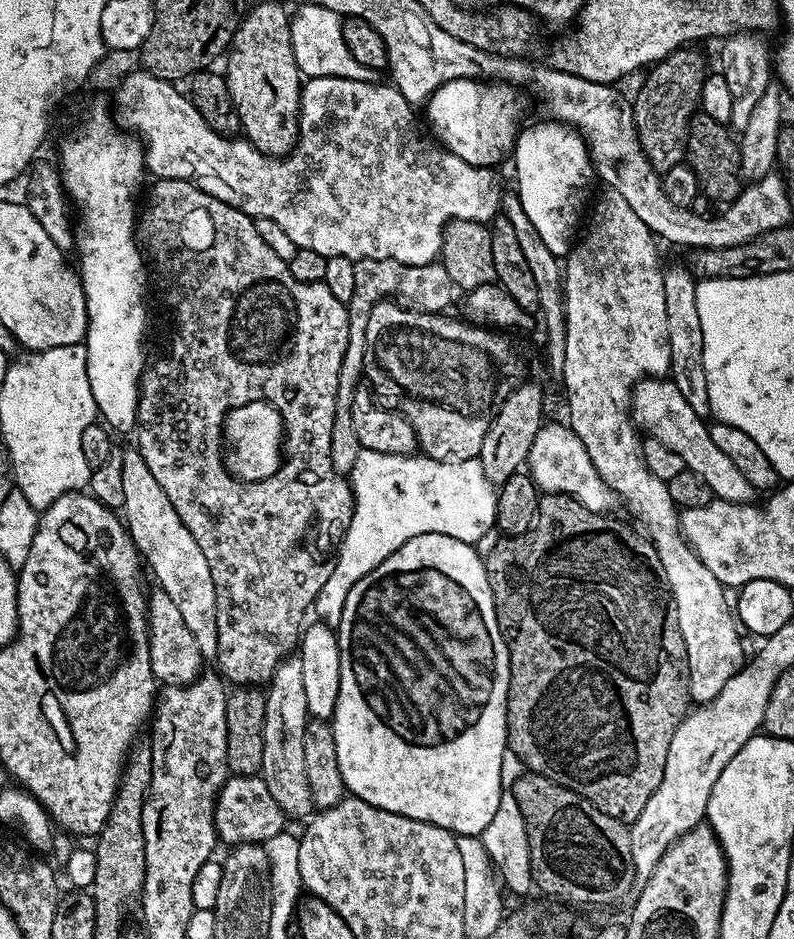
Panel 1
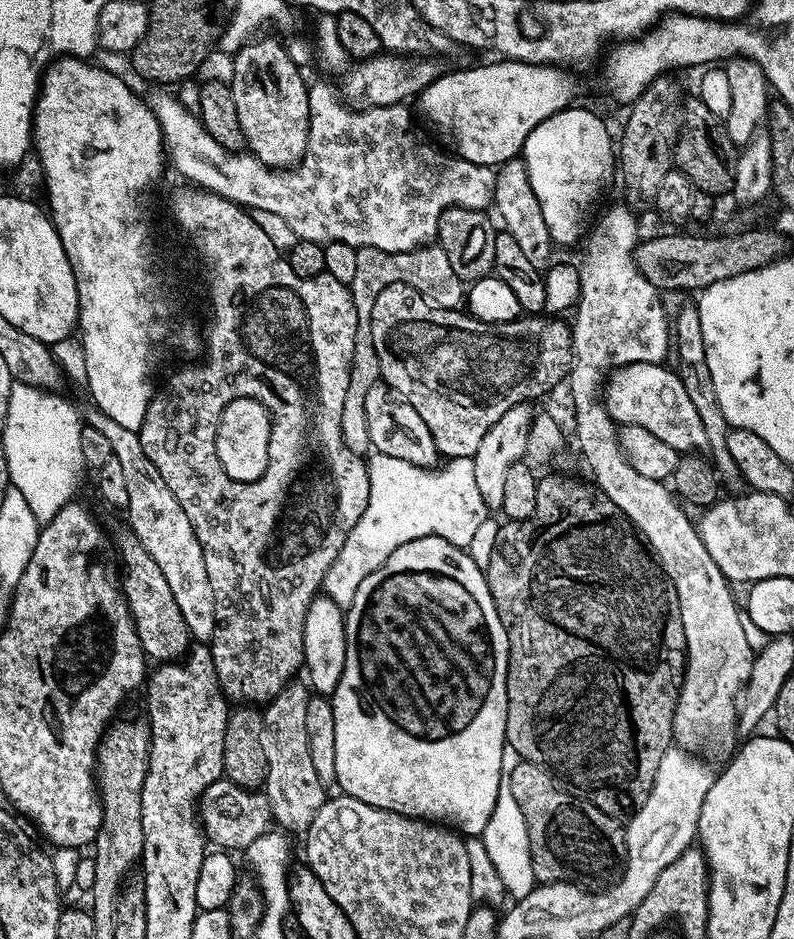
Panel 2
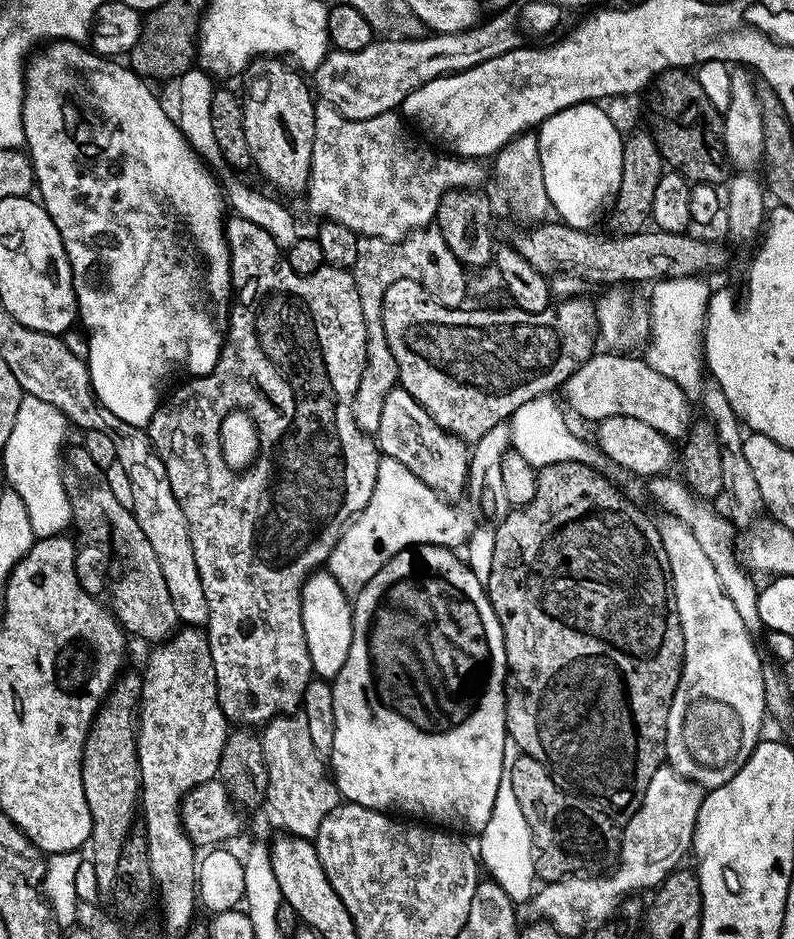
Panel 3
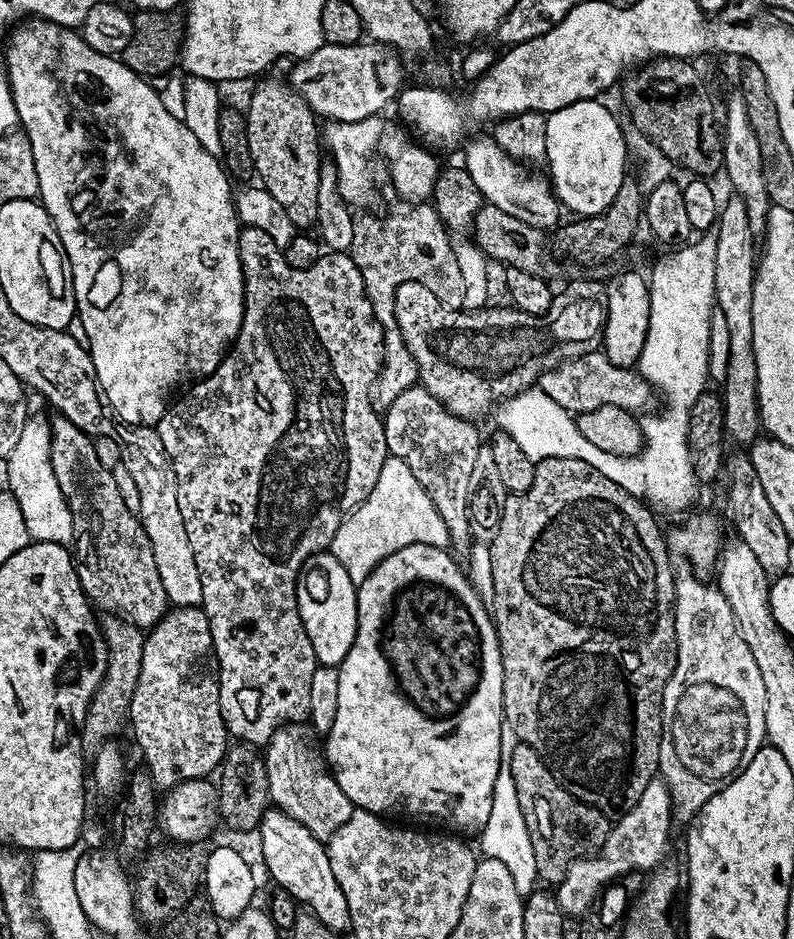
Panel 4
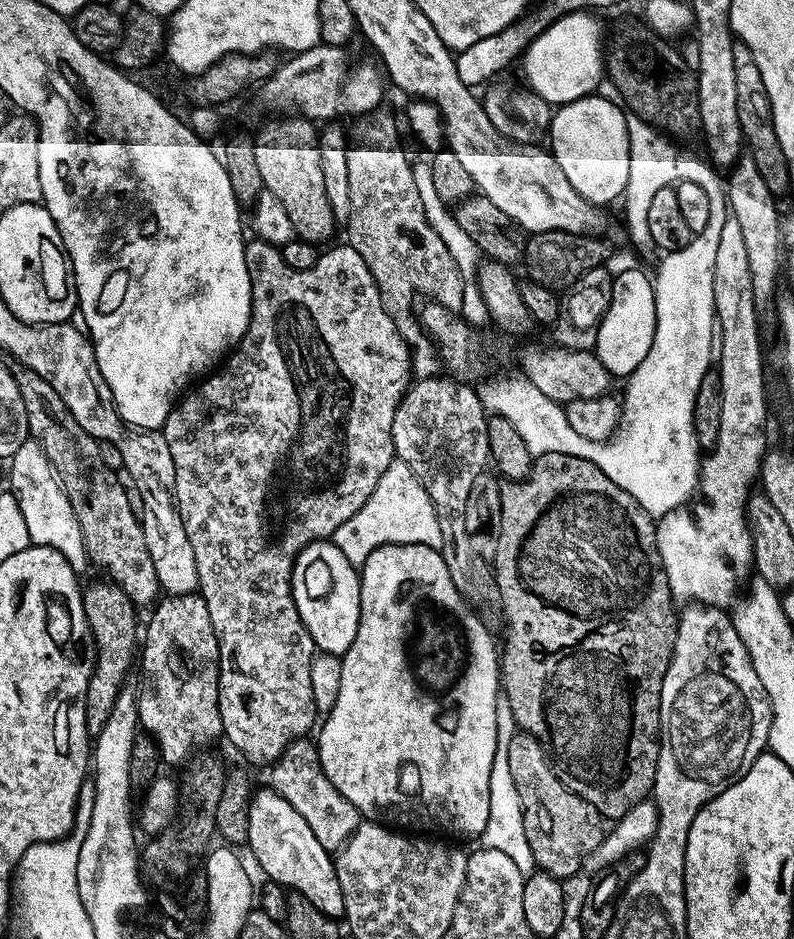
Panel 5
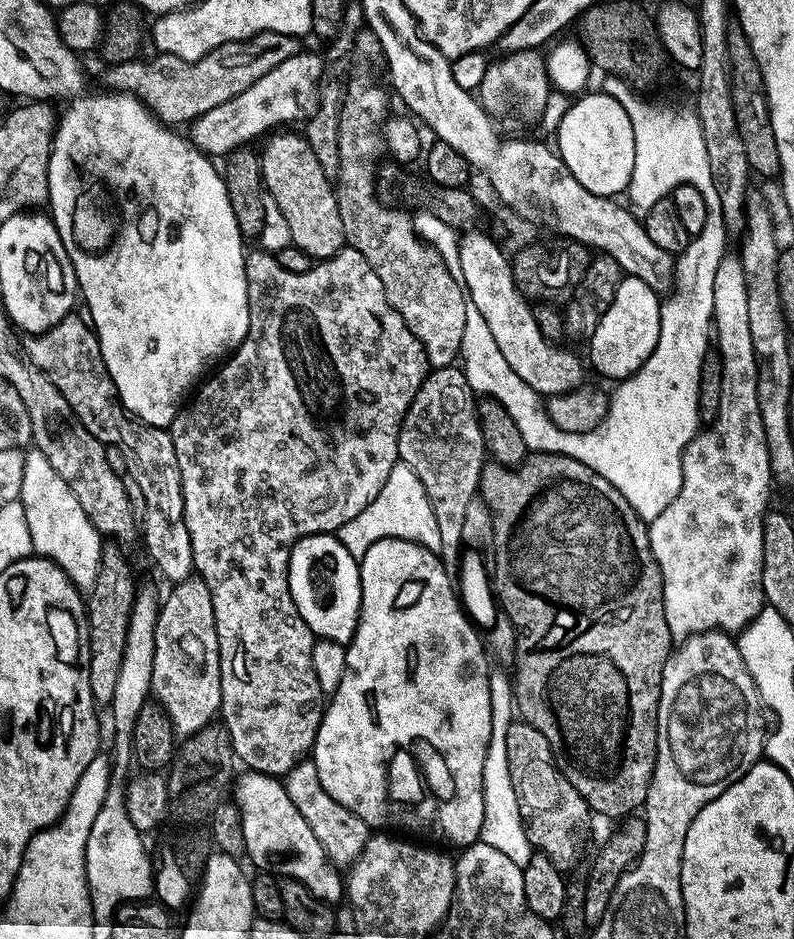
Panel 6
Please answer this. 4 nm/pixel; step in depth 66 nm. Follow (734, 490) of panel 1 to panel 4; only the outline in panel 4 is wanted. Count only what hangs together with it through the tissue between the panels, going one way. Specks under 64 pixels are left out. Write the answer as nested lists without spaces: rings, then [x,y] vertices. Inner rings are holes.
[[[603,351],[587,352],[579,360],[568,360],[557,368],[549,368],[538,381],[539,391],[546,393],[559,408],[565,408],[570,414],[579,414],[598,410],[598,406],[618,406],[633,414],[645,411],[644,407],[654,397],[654,389],[635,367],[623,368],[610,362]]]

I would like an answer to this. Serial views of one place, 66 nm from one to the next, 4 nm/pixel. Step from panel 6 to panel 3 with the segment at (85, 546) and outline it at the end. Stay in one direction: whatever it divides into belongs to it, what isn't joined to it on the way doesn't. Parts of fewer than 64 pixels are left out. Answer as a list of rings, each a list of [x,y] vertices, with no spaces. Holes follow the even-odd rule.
[[[25,395],[18,406],[14,434],[10,434],[10,442],[6,442],[2,450],[7,487],[13,488],[18,498],[26,502],[26,514],[30,514],[30,526],[37,538],[61,535],[67,529],[64,527],[72,524],[70,502],[66,498],[60,473],[62,449],[68,431],[68,420],[57,408],[50,406],[50,402]]]

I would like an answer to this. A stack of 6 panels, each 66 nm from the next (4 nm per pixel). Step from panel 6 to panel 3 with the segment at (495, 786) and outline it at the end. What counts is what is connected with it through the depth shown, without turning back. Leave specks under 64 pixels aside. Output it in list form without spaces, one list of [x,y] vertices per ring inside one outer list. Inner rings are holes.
[[[507,778],[500,781],[498,798],[494,798],[494,810],[490,810],[490,822],[486,822],[478,840],[478,860],[483,871],[495,880],[498,886],[502,886],[502,890],[506,890],[513,904],[527,905],[534,895],[534,885],[538,880],[532,857],[532,835],[526,822],[526,814],[522,814],[522,806],[518,806],[514,786],[510,786]]]

